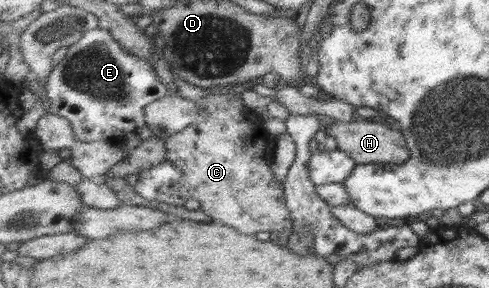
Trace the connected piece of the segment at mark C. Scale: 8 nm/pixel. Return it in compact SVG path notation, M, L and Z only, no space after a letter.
M240 89L229 94L207 94L205 98L196 101L203 112L191 125L178 134L171 135L166 141L167 161L172 162L185 173L189 183L189 192L192 199L200 203L213 222L232 225L240 233L254 235L260 231L295 231L295 223L291 216L291 209L287 204L287 195L283 183L275 176L272 165L266 155L256 155L254 137L262 135L262 119L258 113L249 110L242 103Z

